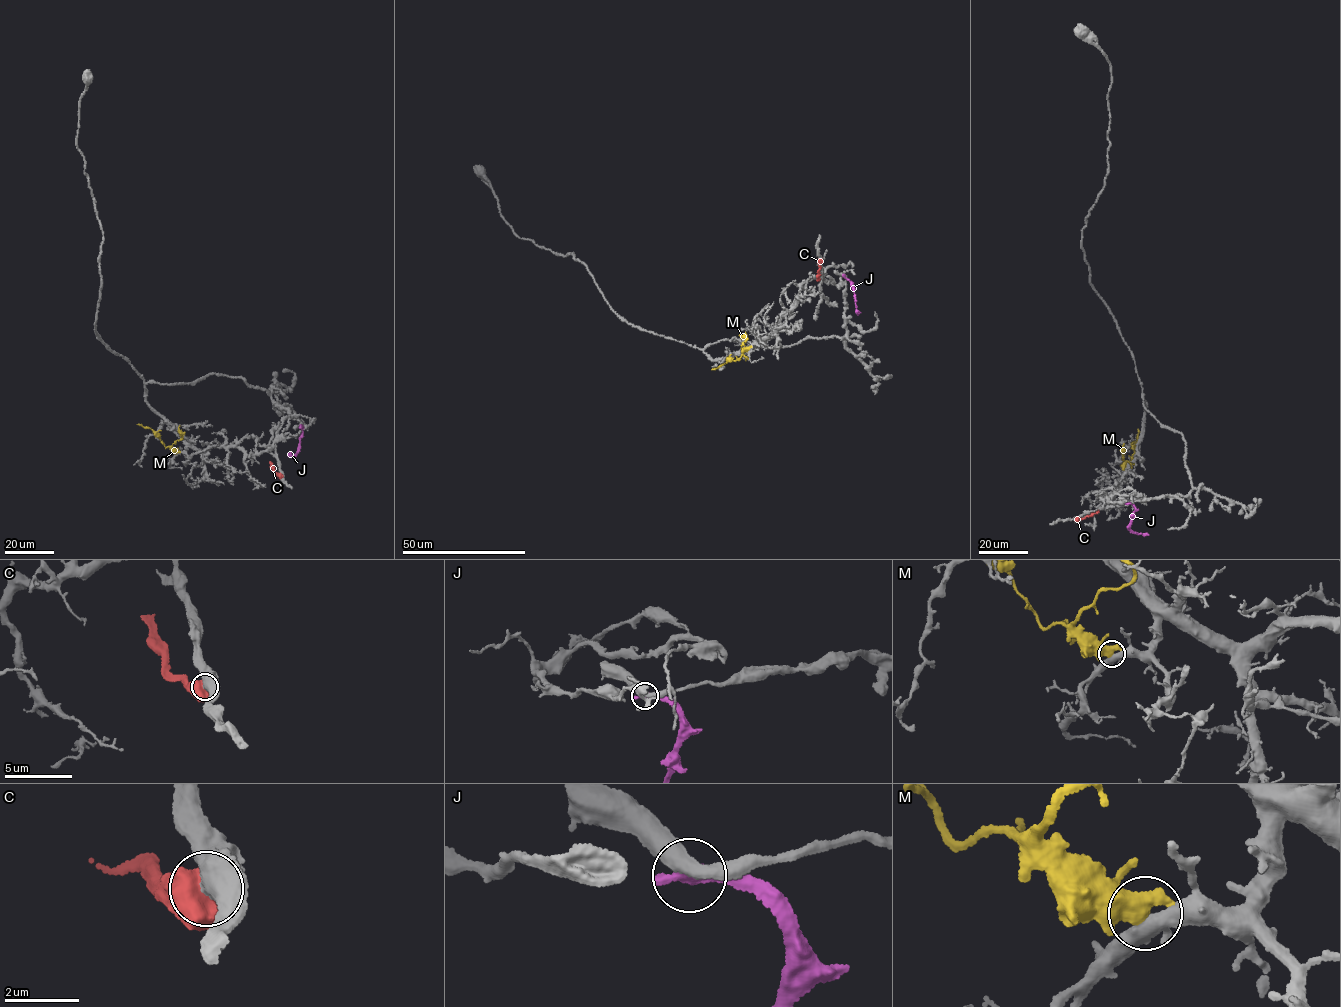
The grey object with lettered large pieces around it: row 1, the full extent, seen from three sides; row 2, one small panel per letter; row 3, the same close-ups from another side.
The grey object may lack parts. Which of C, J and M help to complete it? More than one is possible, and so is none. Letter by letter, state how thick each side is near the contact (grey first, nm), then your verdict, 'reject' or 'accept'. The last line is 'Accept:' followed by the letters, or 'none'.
C: 750/900 nm | reject
J: 400/550 nm | reject
M: 440/650 nm | reject
Accept: none

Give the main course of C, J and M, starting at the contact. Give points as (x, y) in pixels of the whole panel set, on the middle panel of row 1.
C: (820, 260), (819, 280)
J: (844, 275), (854, 288), (856, 309), (860, 312)
M: (750, 347), (741, 358), (712, 370)

